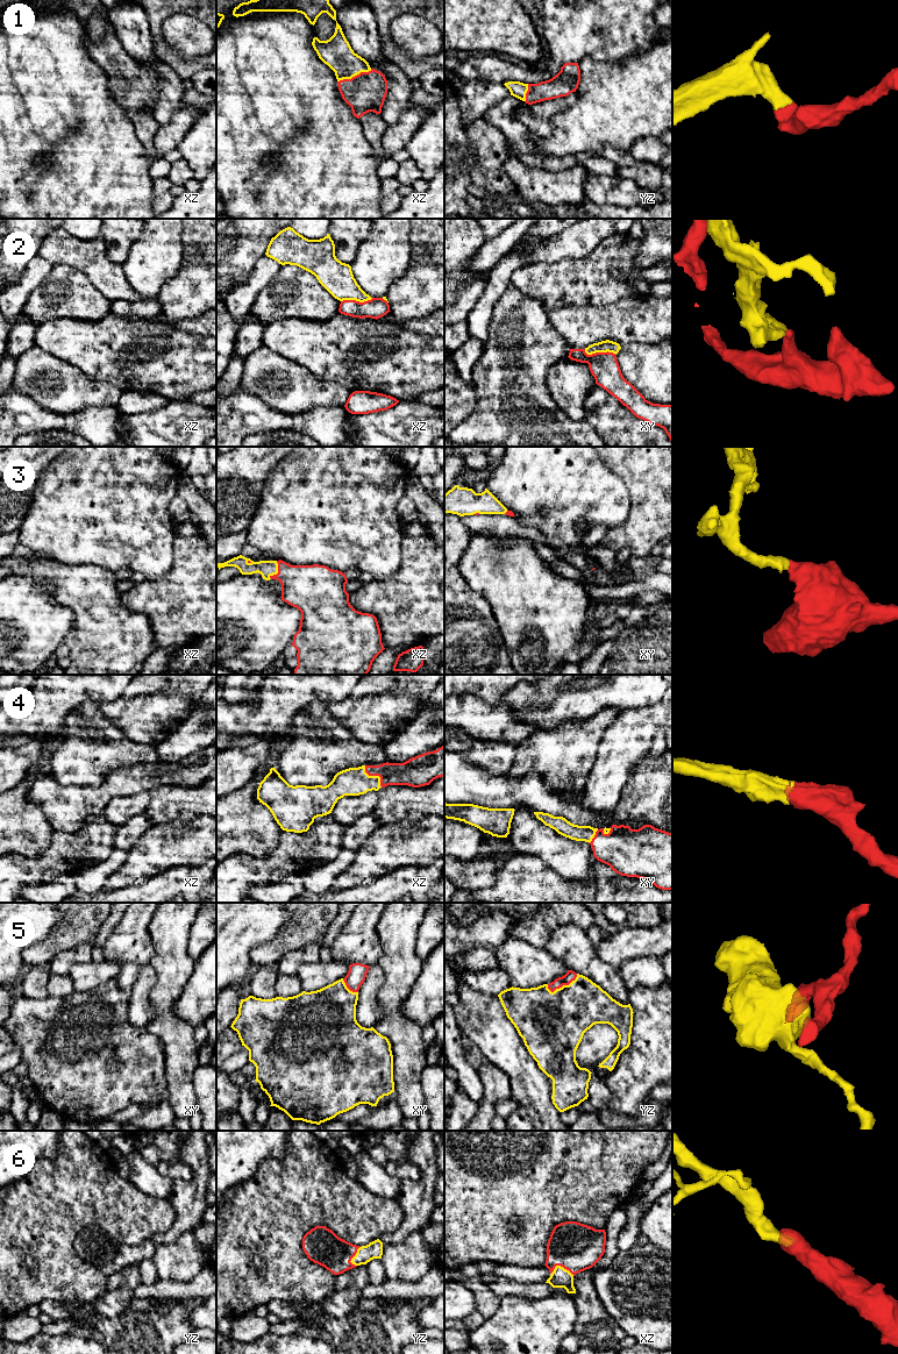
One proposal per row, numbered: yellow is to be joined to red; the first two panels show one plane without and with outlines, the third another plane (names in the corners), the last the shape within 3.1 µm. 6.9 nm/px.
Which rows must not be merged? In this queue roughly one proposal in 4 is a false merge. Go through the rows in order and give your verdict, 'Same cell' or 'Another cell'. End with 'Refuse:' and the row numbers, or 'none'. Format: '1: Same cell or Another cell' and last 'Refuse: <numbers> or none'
1: Same cell
2: Another cell
3: Same cell
4: Same cell
5: Same cell
6: Same cell
Refuse: 2

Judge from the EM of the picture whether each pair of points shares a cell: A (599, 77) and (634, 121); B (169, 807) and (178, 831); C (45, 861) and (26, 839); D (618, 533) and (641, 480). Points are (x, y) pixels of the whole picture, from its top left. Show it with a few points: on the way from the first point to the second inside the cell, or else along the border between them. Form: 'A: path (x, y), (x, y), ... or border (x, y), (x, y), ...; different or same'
A: path (605, 87), (626, 111); same
B: border (201, 814), (187, 820), (173, 820), (155, 825); different
C: border (54, 831), (41, 854), (14, 854); different
D: path (632, 522), (641, 513), (641, 494); same

